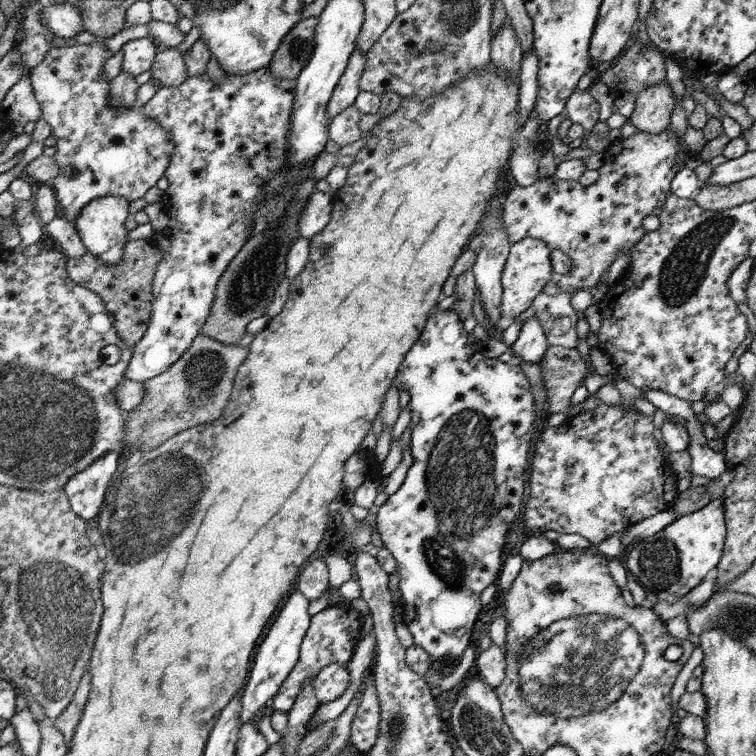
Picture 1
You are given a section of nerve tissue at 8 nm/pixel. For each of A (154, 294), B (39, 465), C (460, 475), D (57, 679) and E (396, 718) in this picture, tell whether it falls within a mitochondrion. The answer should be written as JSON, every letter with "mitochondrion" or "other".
{"A":"other","B":"mitochondrion","C":"mitochondrion","D":"mitochondrion","E":"mitochondrion"}

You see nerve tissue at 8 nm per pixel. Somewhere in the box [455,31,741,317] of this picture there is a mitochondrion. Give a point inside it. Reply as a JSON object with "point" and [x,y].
{"point":[682,273]}

